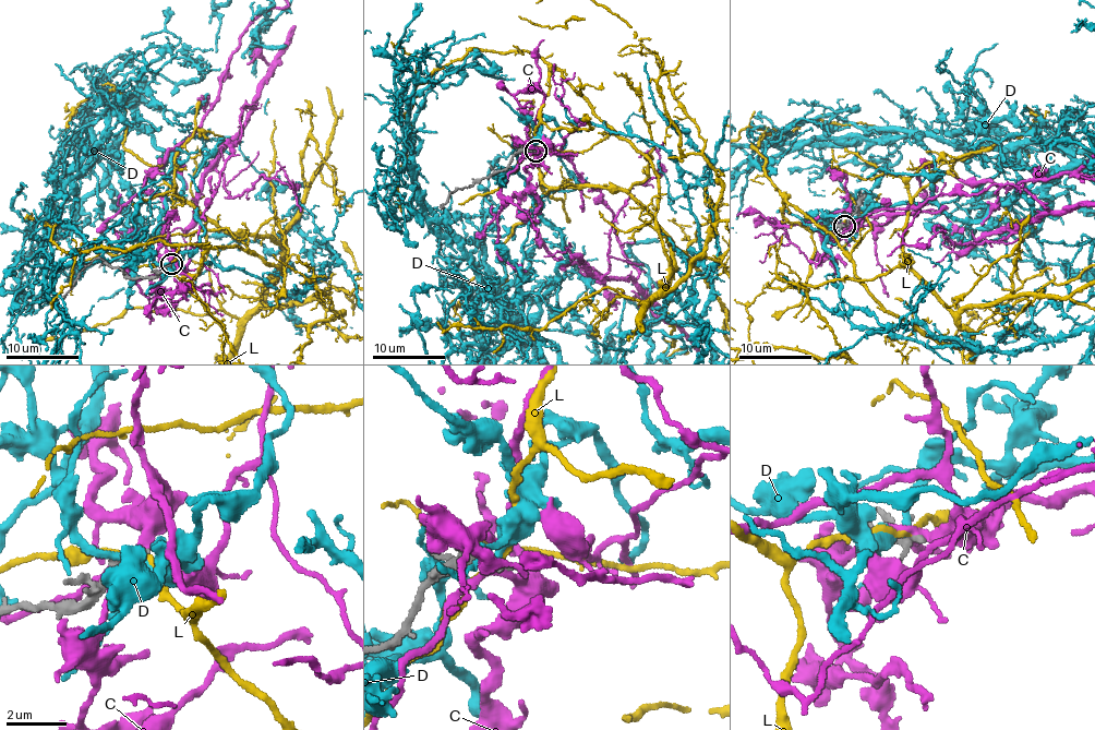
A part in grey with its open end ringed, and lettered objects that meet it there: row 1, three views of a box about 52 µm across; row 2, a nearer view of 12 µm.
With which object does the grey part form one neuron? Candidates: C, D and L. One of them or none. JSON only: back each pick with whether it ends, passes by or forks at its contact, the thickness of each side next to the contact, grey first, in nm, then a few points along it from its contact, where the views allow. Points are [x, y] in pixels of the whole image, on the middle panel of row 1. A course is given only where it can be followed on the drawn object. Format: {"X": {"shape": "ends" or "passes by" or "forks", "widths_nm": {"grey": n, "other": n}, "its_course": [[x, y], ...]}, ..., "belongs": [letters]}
{"belongs": []}

